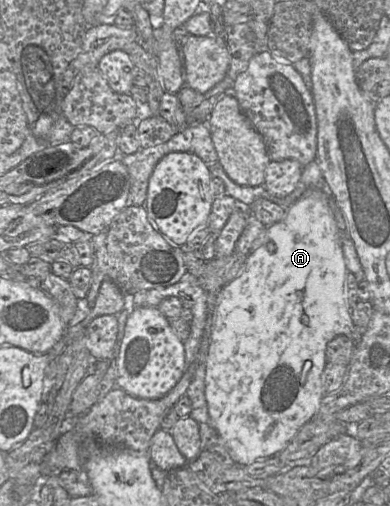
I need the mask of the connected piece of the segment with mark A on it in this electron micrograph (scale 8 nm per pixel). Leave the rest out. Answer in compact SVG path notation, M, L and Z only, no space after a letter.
M321 189L309 190L286 209L282 220L265 228L255 242L253 250L247 256L242 271L217 293L211 340L205 361L205 399L210 423L237 465L244 467L253 461L278 455L299 429L315 417L324 396L322 375L326 365L325 349L327 343L338 335L356 335L356 328L352 322L351 312L345 298L344 283L348 271L345 265L341 240L342 233L335 220L333 201L329 192Z

